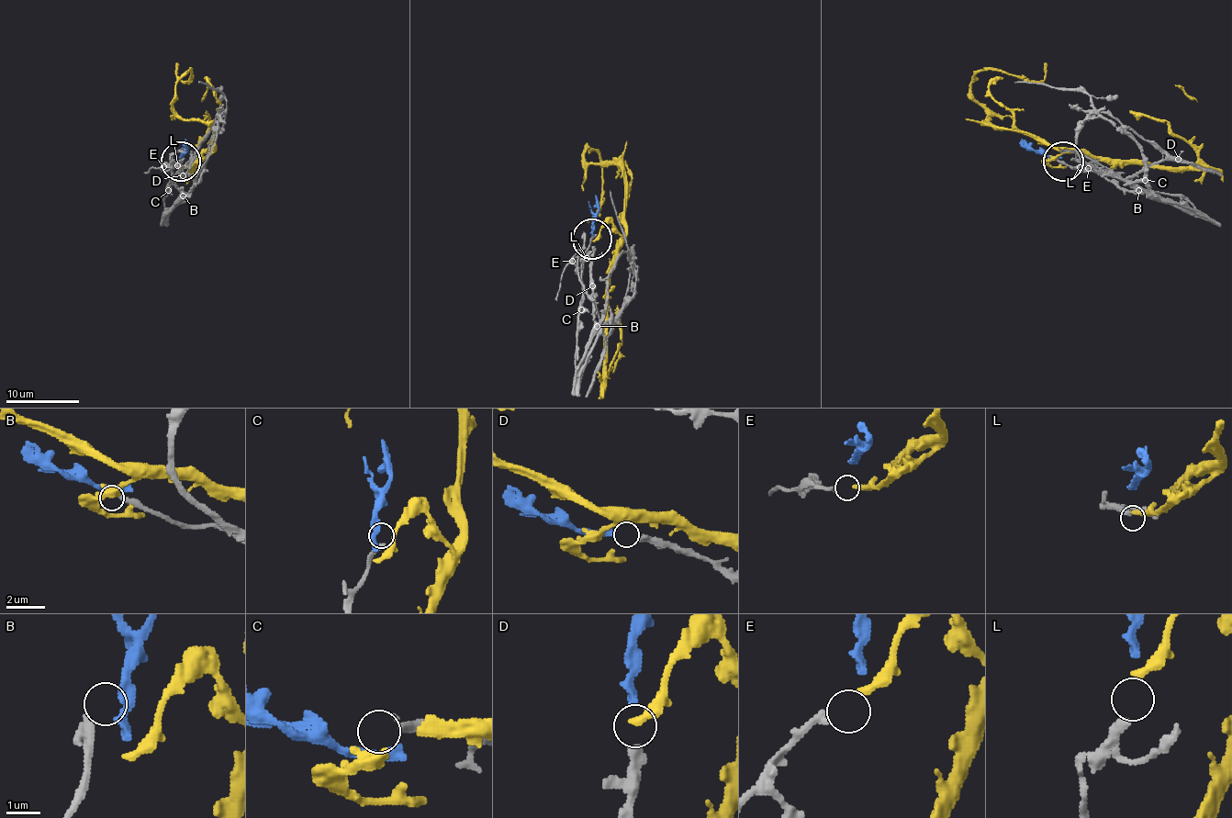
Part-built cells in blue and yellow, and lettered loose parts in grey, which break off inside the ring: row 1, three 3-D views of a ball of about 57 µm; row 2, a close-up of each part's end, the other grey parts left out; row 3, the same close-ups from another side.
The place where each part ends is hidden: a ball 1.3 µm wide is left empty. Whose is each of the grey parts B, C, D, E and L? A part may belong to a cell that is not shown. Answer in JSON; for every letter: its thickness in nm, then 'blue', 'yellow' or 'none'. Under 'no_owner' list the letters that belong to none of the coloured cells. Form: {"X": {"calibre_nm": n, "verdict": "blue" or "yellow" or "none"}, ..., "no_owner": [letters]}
{"B": {"calibre_nm": 320, "verdict": "none"}, "C": {"calibre_nm": 200, "verdict": "none"}, "D": {"calibre_nm": 280, "verdict": "blue"}, "E": {"calibre_nm": 200, "verdict": "yellow"}, "L": {"calibre_nm": 300, "verdict": "none"}, "no_owner": ["B", "C", "L"]}

